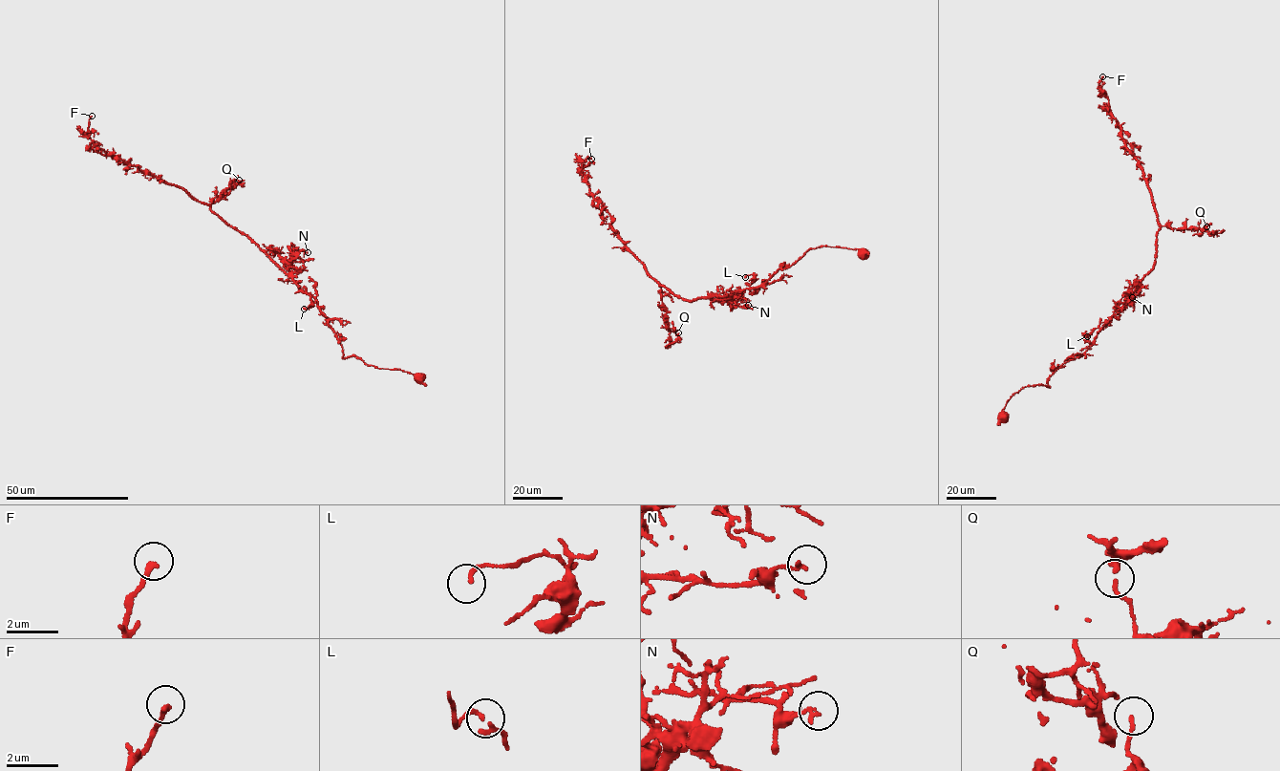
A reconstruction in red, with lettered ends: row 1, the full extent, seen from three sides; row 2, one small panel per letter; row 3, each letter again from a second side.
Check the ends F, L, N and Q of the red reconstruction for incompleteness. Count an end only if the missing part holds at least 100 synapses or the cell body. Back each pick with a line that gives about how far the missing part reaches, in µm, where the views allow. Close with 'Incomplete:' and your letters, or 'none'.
Incomplete: none

